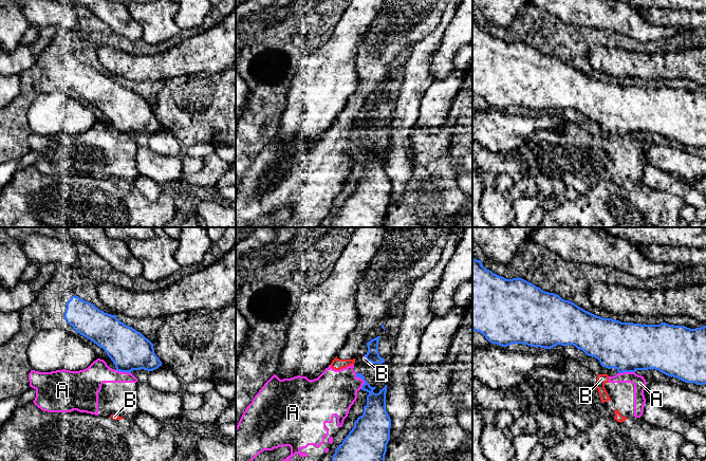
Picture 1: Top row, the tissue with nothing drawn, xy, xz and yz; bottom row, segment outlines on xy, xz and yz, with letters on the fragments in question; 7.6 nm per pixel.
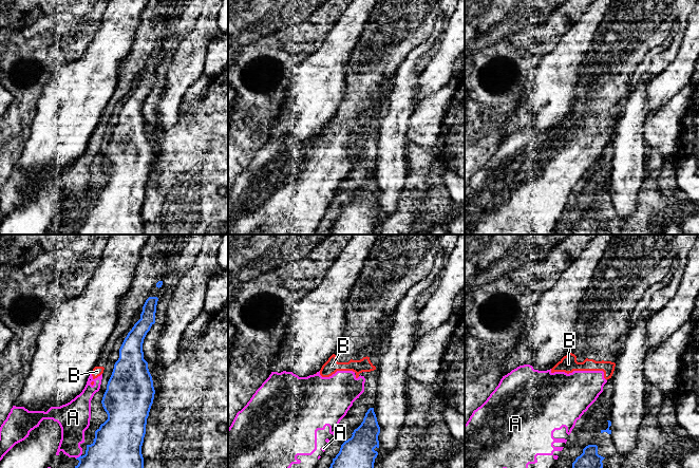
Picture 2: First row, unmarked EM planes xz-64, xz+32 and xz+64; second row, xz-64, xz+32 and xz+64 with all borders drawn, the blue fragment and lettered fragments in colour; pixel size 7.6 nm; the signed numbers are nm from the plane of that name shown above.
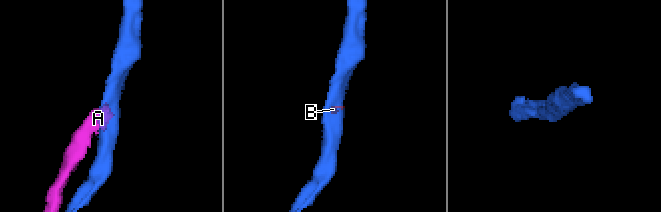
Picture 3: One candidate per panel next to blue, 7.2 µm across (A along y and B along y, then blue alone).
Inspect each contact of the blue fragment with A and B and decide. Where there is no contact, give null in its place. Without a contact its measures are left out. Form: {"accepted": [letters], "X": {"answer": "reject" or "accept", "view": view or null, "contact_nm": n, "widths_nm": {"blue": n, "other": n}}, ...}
{"accepted": [], "A": {"answer": "reject", "view": "xz", "contact_nm": 130, "widths_nm": {"blue": 160, "other": 340}}, "B": {"answer": "reject", "view": "xz", "contact_nm": 50, "widths_nm": {"blue": 100, "other": 30}}}

